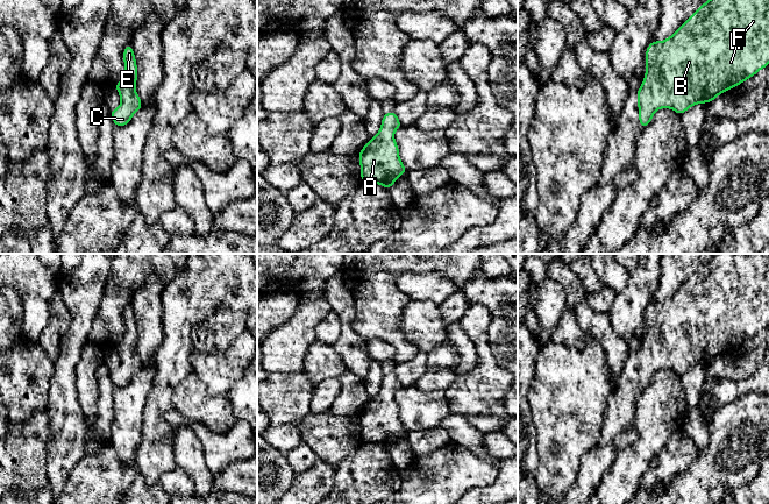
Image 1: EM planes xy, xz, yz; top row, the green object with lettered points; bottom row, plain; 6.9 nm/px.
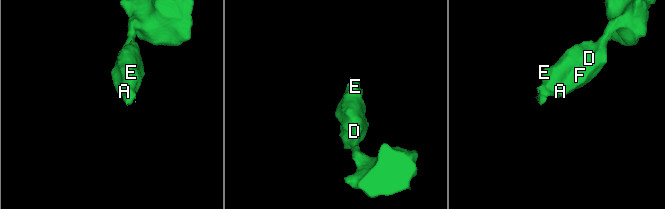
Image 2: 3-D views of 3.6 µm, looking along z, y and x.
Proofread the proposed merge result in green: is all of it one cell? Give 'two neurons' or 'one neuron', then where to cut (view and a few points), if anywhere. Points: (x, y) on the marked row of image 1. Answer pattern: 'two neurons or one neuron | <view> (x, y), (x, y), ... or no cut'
one neuron | no cut

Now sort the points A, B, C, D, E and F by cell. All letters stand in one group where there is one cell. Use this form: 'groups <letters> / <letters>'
groups A B C D E F

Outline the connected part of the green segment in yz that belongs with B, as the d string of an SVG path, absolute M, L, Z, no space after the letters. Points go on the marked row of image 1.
M707 0L670 37L662 42L654 41L647 47L646 74L641 87L636 91L641 129L651 122L653 115L657 109L671 108L682 115L696 104L711 102L720 93L742 84L767 65L769 65L769 0Z

